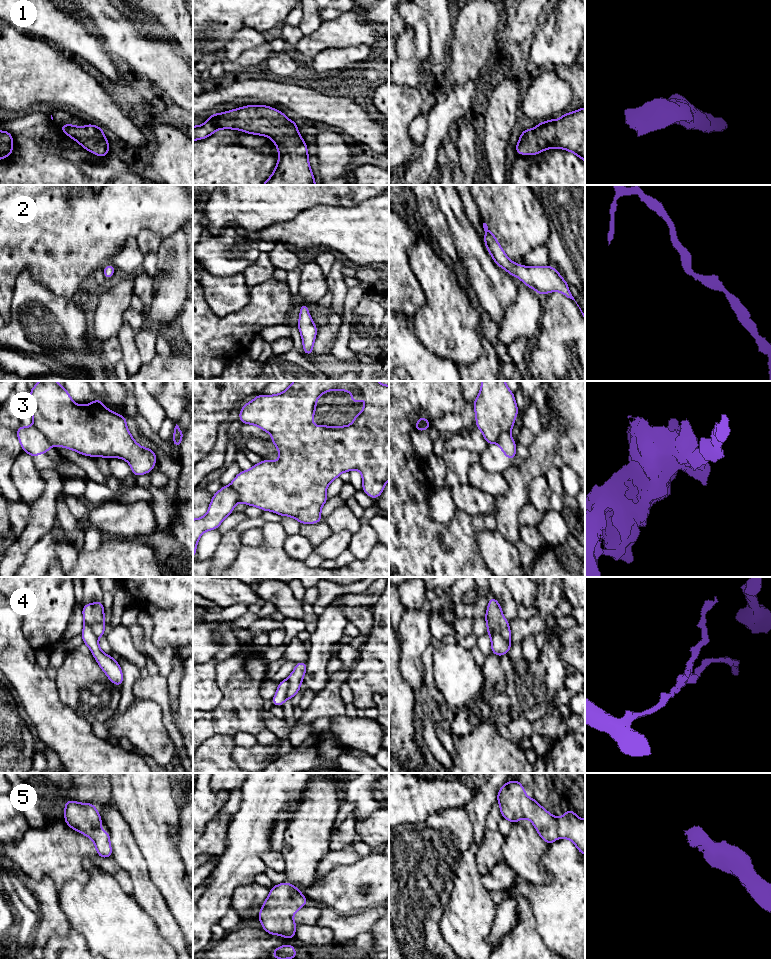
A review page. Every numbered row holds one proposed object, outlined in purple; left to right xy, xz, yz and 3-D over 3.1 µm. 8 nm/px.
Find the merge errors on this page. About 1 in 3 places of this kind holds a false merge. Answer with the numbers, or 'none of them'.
3, 4

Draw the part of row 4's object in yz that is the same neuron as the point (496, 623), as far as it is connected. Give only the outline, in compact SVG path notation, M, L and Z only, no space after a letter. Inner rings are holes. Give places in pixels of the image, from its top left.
M494 596L490 597L484 618L487 623L487 635L492 636L494 633L499 633L505 639L511 639L508 620L503 616L502 608Z

